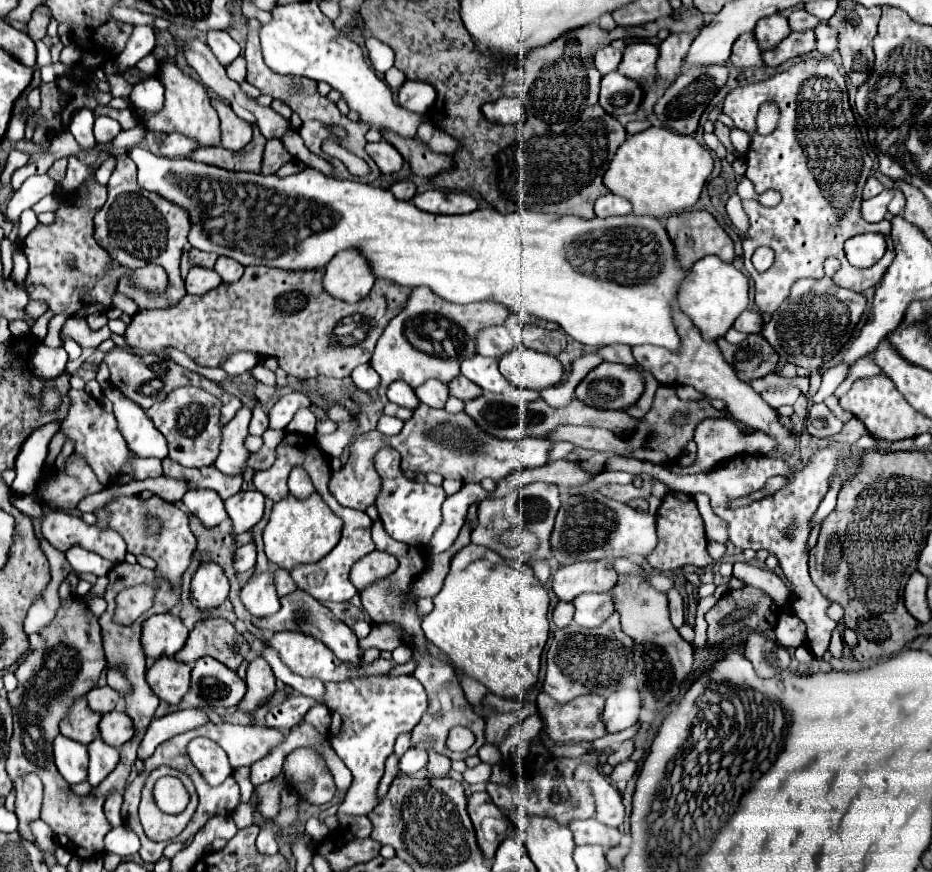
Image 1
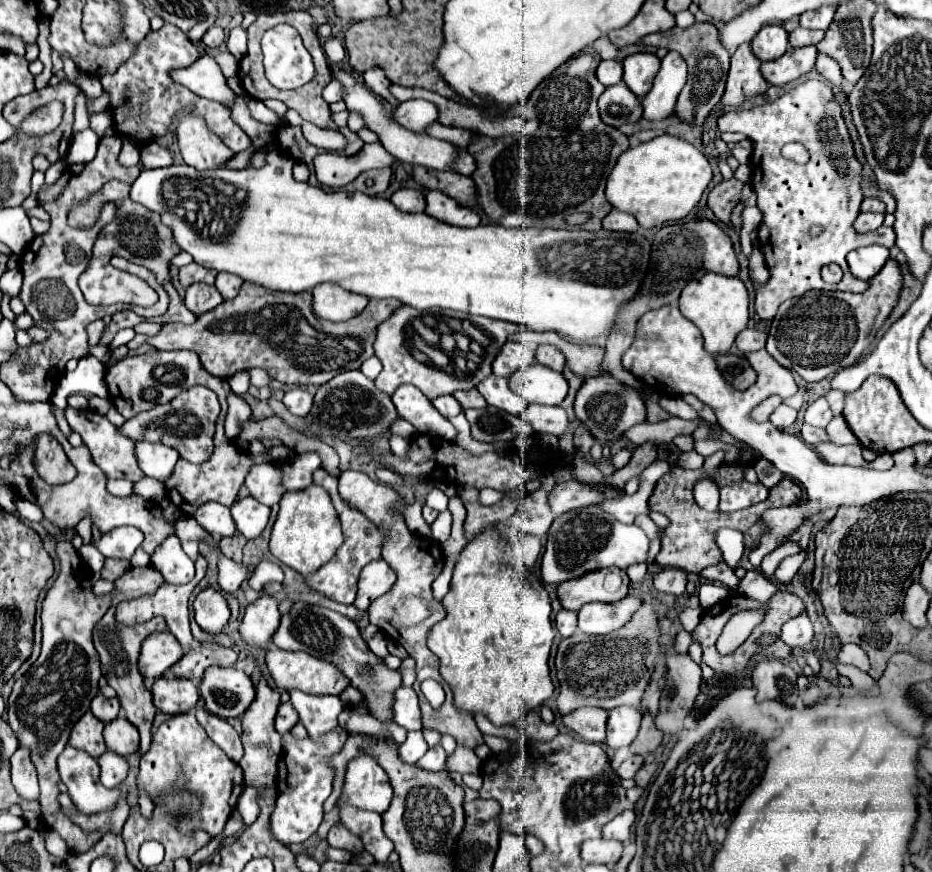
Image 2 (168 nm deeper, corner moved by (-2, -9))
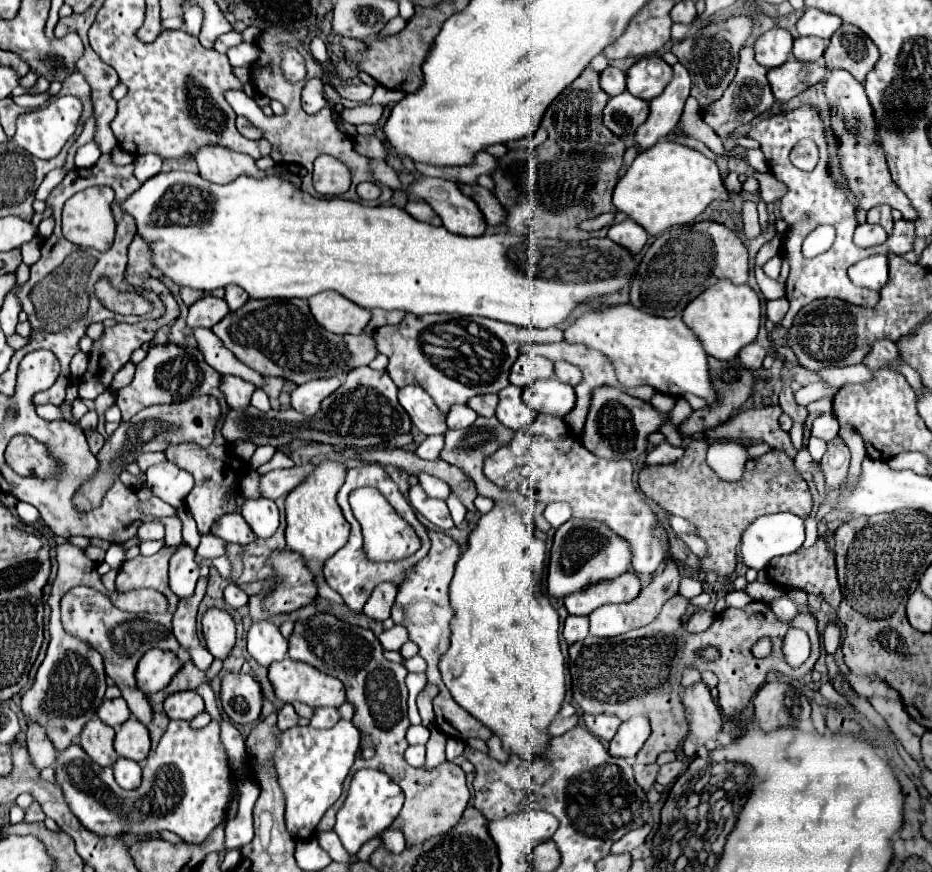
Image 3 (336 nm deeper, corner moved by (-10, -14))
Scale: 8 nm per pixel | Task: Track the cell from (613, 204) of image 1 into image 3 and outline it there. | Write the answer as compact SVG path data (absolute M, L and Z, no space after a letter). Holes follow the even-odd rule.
M623 220L623 222L619 222L619 224L611 224L611 228L609 228L609 234L607 234L613 242L617 242L617 244L623 244L627 250L631 250L631 252L639 252L645 244L647 244L647 240L649 240L649 234L645 232L645 228L641 228L637 222L633 222L633 220Z

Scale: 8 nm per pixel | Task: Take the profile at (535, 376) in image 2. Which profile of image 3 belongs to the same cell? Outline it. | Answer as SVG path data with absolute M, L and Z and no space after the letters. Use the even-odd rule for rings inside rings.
M555 376L549 380L535 380L523 390L525 402L533 412L545 412L553 416L565 416L575 406L575 390L569 384L563 384Z

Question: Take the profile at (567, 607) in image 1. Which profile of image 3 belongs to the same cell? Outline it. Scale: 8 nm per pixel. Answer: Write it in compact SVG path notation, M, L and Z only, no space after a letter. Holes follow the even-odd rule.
M567 616L565 628L563 628L563 636L565 636L567 644L583 640L587 636L587 632L589 632L587 616Z

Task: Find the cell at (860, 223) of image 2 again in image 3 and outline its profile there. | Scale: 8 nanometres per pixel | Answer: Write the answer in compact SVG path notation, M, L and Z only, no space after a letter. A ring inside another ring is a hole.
M861 224L855 230L855 244L861 248L869 248L875 244L883 244L887 240L887 232L885 228L881 228L879 224Z

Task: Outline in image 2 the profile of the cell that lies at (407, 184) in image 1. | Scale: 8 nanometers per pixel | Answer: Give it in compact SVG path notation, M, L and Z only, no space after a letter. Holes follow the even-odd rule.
M399 189L393 193L391 203L403 213L423 213L425 211L425 193L417 189Z

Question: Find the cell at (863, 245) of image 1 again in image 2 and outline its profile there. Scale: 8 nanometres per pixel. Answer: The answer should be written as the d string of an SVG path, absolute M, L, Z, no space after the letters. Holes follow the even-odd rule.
M869 245L869 247L861 247L855 249L847 255L847 265L849 271L863 281L869 281L871 277L875 277L881 267L885 265L885 261L889 259L889 249L881 247L881 245Z

